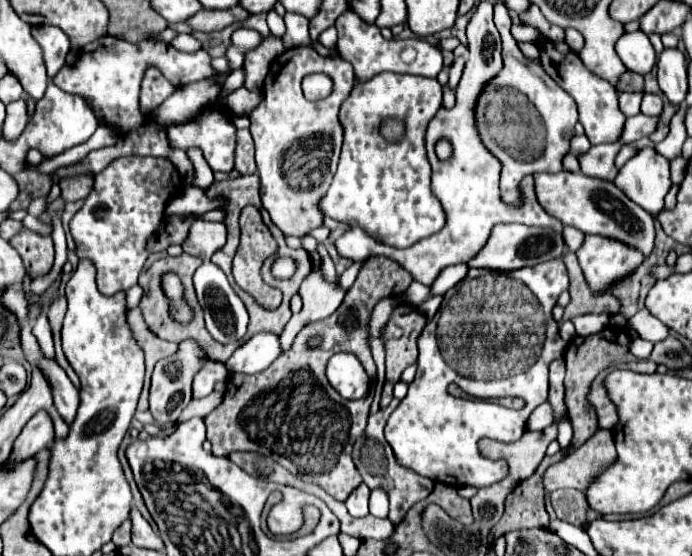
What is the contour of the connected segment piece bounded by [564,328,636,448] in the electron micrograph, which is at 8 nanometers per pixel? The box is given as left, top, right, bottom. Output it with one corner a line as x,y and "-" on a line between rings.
606,328
598,334
592,336
584,336
582,338
582,346
580,346
580,336
576,336
566,350
566,406
568,406
568,416
574,428
574,438
572,438
572,448
582,446
588,438
592,438
592,434
596,434
598,430
598,414
596,408
586,400
588,392
590,392
590,384
594,382
594,378
606,370
608,366
614,364
622,364
622,362
632,362
636,360
630,352
630,338
626,330
616,330
616,328

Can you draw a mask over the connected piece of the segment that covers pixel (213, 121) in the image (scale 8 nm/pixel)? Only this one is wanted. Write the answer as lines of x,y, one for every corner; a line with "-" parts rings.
206,108
202,114
198,114
194,120
168,126
166,136
170,146
176,146
180,150
186,148
200,148
204,154
204,160
214,172
232,172
234,170
234,152
236,152
236,126
230,116
220,112
218,108

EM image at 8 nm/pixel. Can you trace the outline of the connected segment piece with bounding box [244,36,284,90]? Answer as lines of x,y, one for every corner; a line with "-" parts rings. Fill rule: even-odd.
266,36
264,42
246,54
246,62
244,62
244,70
246,70
246,88
248,90
260,90
264,84
264,78
268,76
270,64
276,56
280,56
284,52
282,40
276,36

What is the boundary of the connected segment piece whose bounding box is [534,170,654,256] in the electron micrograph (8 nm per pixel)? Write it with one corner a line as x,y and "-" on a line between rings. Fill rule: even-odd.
556,172
534,174
534,192
548,214
558,218
562,226
578,228
584,234
604,234
606,238
620,238
648,256
654,248
654,220
652,216
632,202
614,182
590,178
582,172

